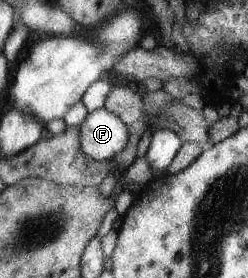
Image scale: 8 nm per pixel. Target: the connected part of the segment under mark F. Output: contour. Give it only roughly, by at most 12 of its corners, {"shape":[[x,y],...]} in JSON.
{"shape":[[103,106],[78,128],[79,147],[110,161],[129,141],[127,126]]}

